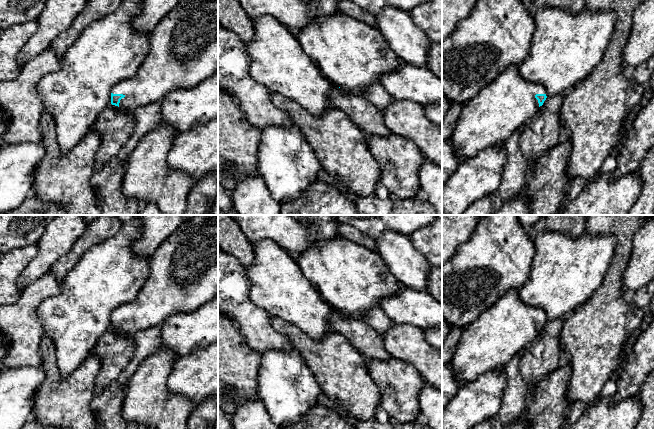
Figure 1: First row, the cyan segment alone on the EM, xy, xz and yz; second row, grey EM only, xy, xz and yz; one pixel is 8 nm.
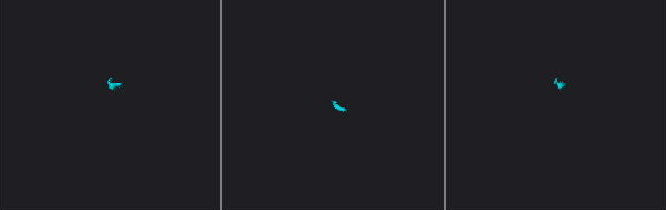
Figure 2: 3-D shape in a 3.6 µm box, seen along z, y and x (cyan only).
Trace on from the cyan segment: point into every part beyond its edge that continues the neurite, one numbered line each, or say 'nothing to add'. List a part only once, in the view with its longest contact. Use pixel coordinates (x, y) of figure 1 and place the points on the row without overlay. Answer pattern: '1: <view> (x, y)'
1: xy (183, 272)

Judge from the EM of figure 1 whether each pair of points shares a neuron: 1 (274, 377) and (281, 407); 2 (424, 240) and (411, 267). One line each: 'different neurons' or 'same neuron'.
1: same neuron
2: different neurons

